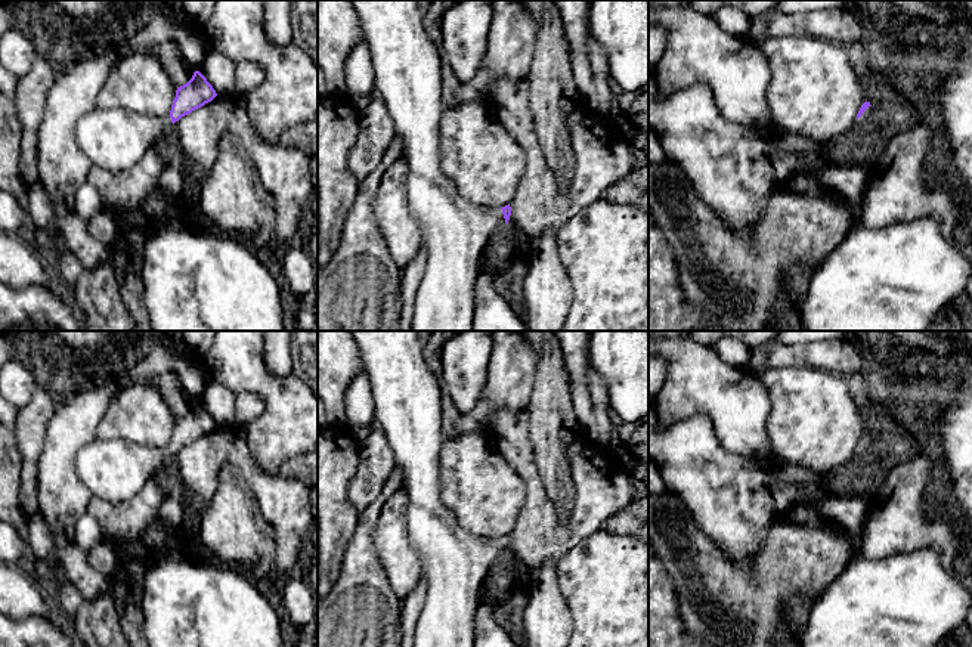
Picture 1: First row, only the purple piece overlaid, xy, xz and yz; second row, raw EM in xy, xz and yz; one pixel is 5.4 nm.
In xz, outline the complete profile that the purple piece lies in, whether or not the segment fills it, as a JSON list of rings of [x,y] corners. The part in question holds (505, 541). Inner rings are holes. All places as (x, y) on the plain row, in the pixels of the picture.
[[[350,331],[374,394],[374,418],[384,431],[408,495],[406,526],[421,558],[427,592],[414,647],[474,647],[474,617],[502,558],[510,535],[487,539],[464,529],[440,499],[440,452],[448,440],[442,425],[442,396],[424,357],[418,331]]]

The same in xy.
[[[195,402],[186,415],[177,418],[168,446],[149,448],[121,439],[95,439],[77,452],[75,471],[95,498],[114,504],[124,502],[148,480],[160,477],[161,465],[168,456],[216,427],[207,409]]]

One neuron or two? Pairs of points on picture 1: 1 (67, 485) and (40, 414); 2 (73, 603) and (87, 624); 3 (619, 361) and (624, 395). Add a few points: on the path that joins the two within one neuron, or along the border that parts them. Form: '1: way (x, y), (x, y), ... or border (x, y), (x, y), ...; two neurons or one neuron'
1: border (56, 406), (50, 417), (46, 440), (37, 463); two neurons
2: border (84, 601), (74, 618); two neurons
3: way (624, 370), (624, 386); one neuron

